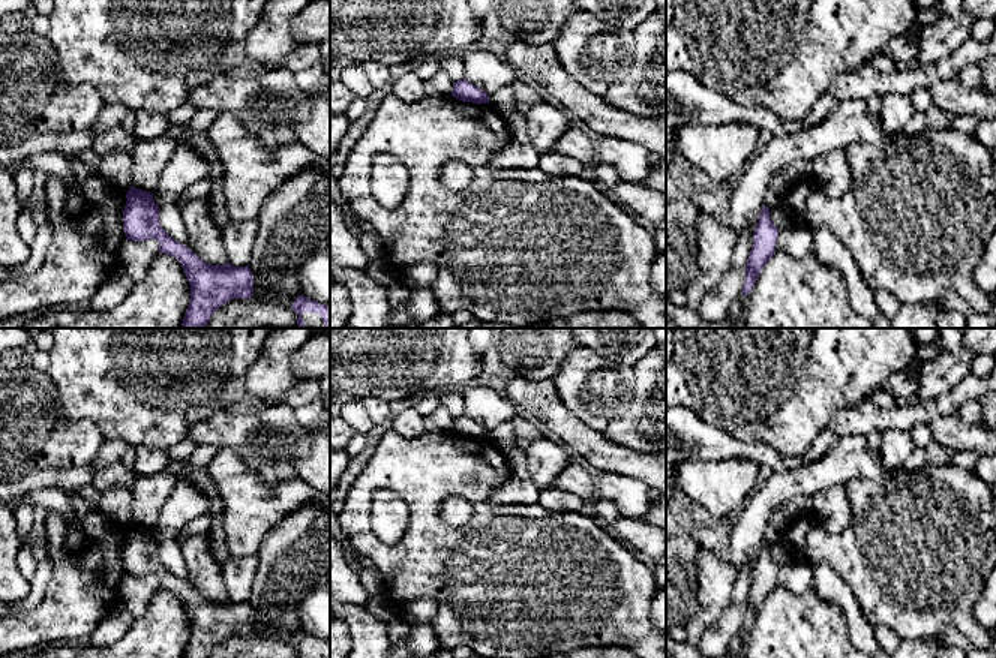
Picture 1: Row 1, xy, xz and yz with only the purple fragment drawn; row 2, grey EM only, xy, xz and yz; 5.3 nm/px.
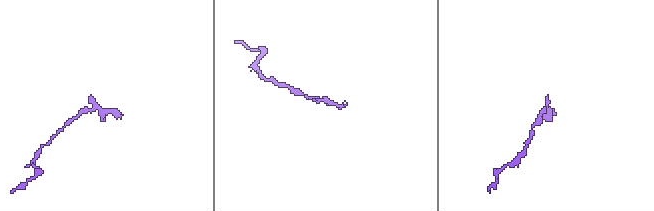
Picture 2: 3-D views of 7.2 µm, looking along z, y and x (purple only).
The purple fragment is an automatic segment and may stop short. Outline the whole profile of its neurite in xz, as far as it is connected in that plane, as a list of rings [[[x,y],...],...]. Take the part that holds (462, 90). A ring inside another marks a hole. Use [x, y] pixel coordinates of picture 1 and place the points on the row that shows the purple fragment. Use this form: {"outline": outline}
{"outline": [[[465,78],[454,82],[452,96],[462,102],[489,103],[489,94],[468,82]]]}

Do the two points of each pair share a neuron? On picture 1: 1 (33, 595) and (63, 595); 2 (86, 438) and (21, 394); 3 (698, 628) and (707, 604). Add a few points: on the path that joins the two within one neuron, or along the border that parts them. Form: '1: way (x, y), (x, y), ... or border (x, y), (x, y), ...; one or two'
1: border (51, 561), (45, 597), (36, 606), (15, 613); two
2: way (66, 438), (53, 438), (29, 414); one
3: way (699, 622), (707, 610); one

